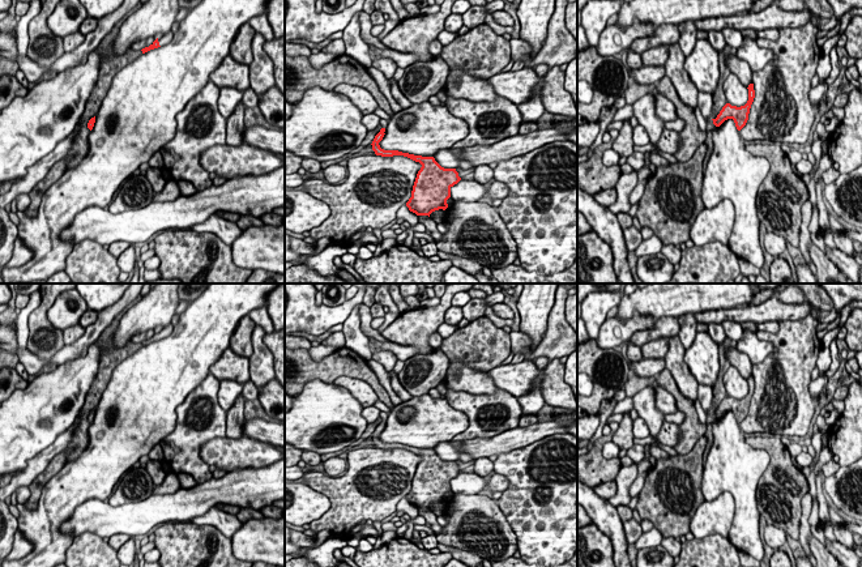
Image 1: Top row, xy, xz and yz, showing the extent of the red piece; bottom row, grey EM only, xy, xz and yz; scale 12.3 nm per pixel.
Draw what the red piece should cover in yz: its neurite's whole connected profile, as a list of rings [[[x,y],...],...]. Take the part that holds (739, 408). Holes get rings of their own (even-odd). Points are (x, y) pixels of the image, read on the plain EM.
[[[750,376],[747,381],[748,381],[747,396],[741,400],[731,398],[730,396],[726,396],[722,400],[722,402],[720,404],[720,406],[717,408],[717,410],[712,412],[707,415],[707,421],[705,421],[707,426],[710,425],[712,422],[720,419],[727,412],[734,413],[738,423],[741,423],[746,418],[746,415],[748,413],[750,401],[754,395],[754,391],[755,391],[754,376]]]

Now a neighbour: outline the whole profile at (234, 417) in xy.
[[[243,393],[236,398],[235,404],[229,409],[226,413],[226,436],[230,439],[240,439],[243,438],[242,434],[242,423],[244,422],[244,404],[246,398]]]

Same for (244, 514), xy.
[[[240,508],[239,512],[236,513],[236,517],[243,524],[249,519],[263,519],[264,515],[261,513],[261,511],[253,508]]]

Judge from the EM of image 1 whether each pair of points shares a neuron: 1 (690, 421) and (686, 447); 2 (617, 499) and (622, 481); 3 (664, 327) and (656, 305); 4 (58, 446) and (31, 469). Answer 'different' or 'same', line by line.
1: same
2: same
3: different
4: same

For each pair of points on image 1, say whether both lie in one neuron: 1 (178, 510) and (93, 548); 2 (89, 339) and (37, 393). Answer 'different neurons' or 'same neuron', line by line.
1: different neurons
2: different neurons

